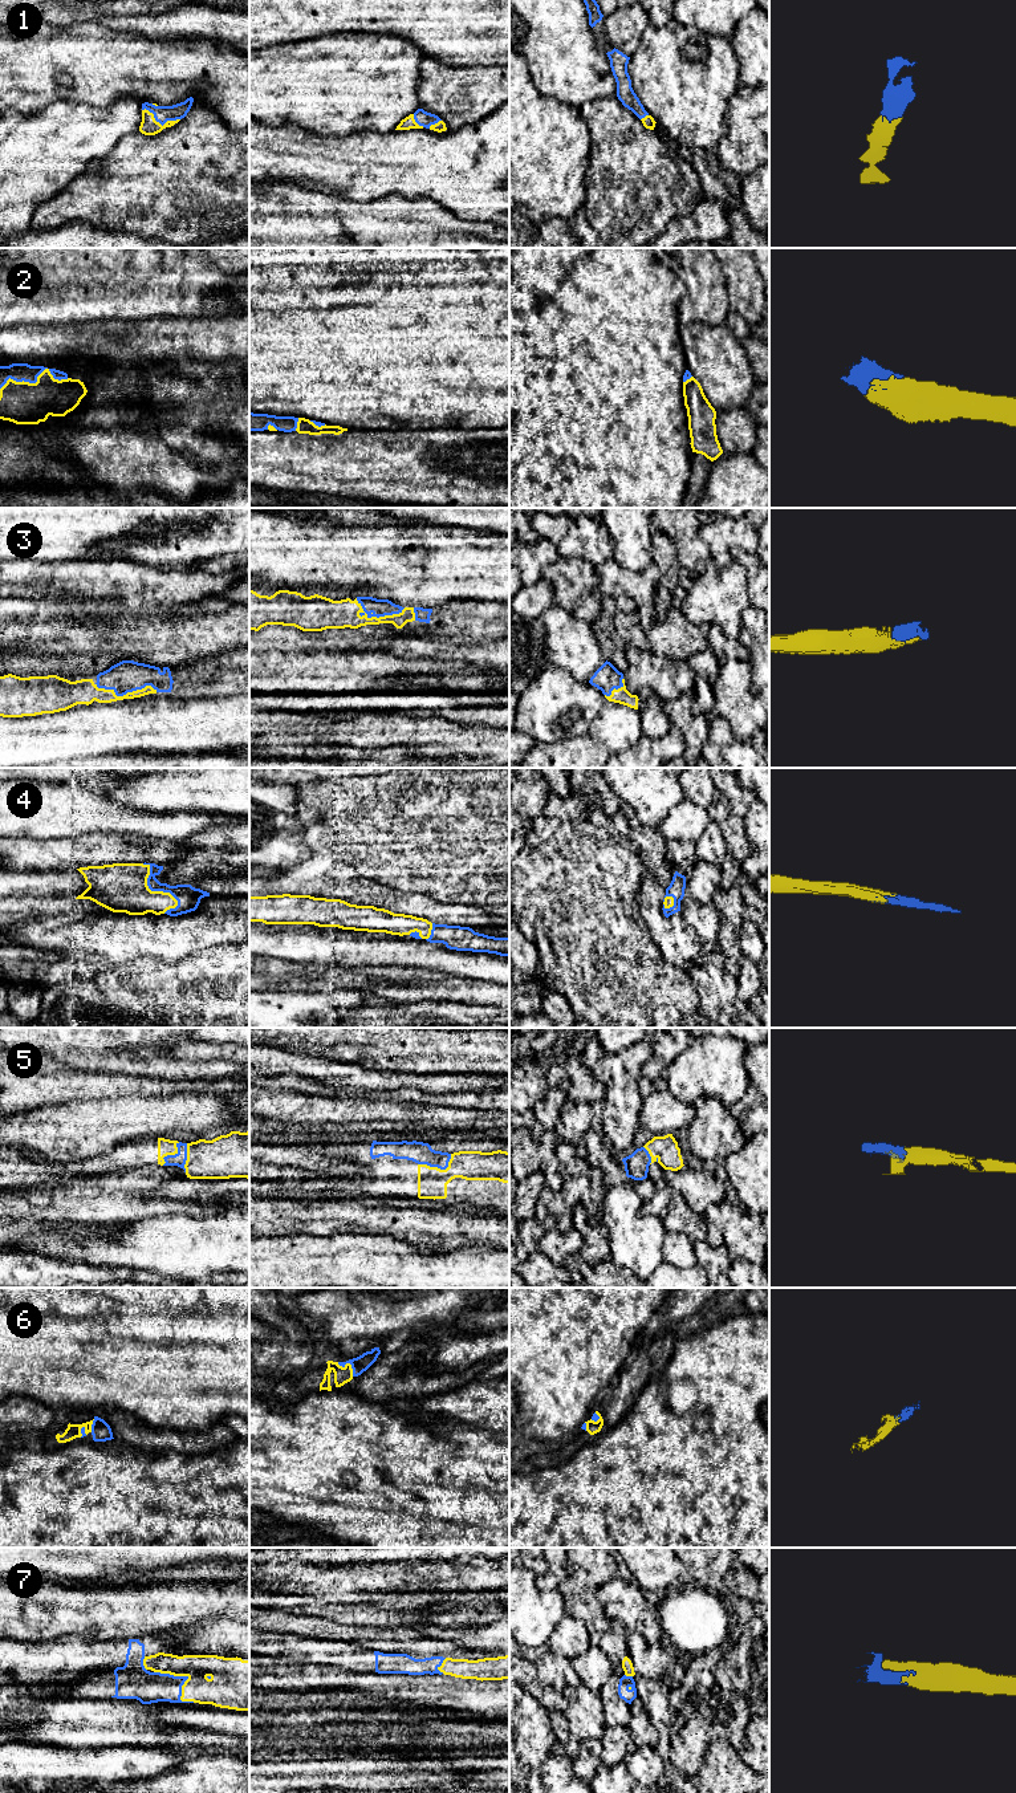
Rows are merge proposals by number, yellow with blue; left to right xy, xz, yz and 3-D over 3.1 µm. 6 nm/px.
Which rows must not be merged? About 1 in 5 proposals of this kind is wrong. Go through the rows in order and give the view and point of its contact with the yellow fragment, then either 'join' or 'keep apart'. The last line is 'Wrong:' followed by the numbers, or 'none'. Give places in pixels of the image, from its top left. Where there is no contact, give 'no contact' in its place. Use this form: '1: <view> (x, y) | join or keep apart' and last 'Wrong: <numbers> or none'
1: xy (158, 122) | join
2: xy (36, 382) | join
3: xz (380, 617) | join
4: xy (153, 891) | join
5: xz (438, 1169) | join
6: xz (349, 1363) | join
7: xy (187, 1679) | join
Wrong: none

